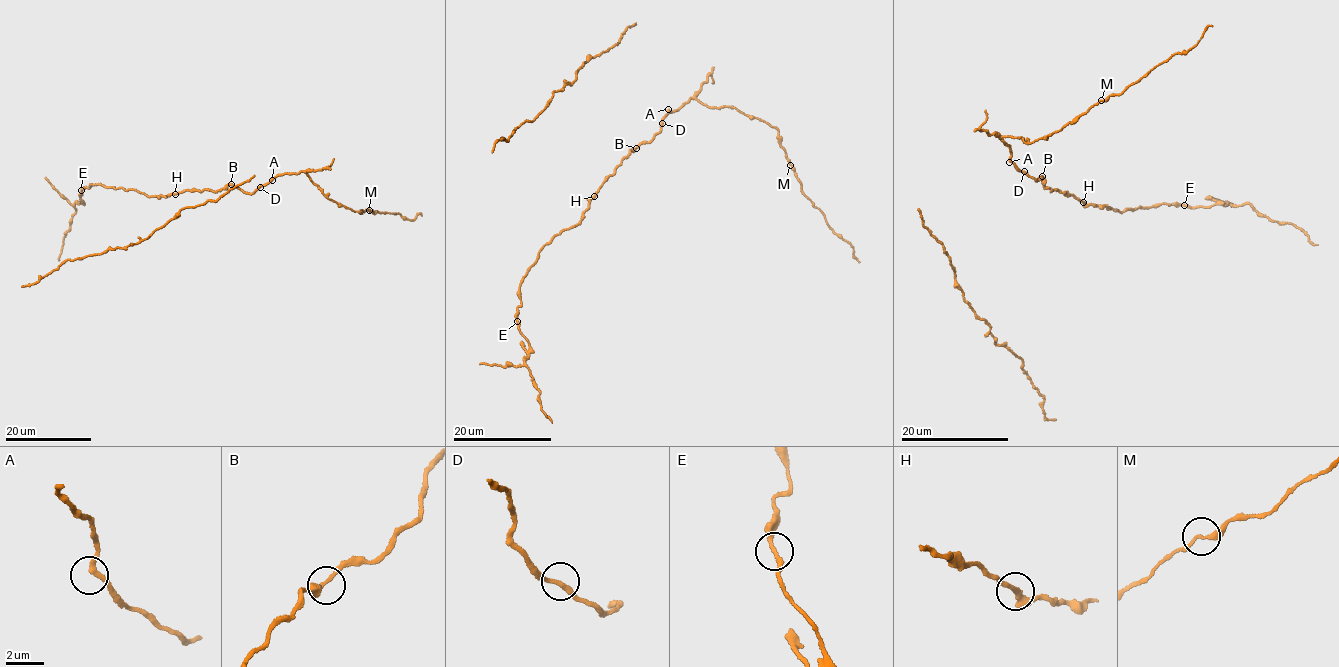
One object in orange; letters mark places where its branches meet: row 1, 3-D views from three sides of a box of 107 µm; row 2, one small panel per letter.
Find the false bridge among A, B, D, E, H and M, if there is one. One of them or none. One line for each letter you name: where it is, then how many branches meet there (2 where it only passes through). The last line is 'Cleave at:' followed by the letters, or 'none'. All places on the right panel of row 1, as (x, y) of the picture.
E: place (1184, 205); branches 2
Cleave at: E

